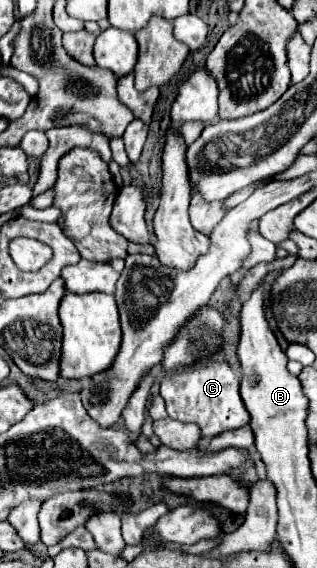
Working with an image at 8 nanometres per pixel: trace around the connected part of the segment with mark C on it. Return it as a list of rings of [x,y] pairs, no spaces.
[[[212,360],[200,368],[182,368],[168,372],[162,378],[160,394],[166,400],[168,416],[180,422],[194,422],[200,426],[202,438],[214,438],[228,430],[238,430],[250,424],[248,410],[240,398],[240,378],[226,360]]]

